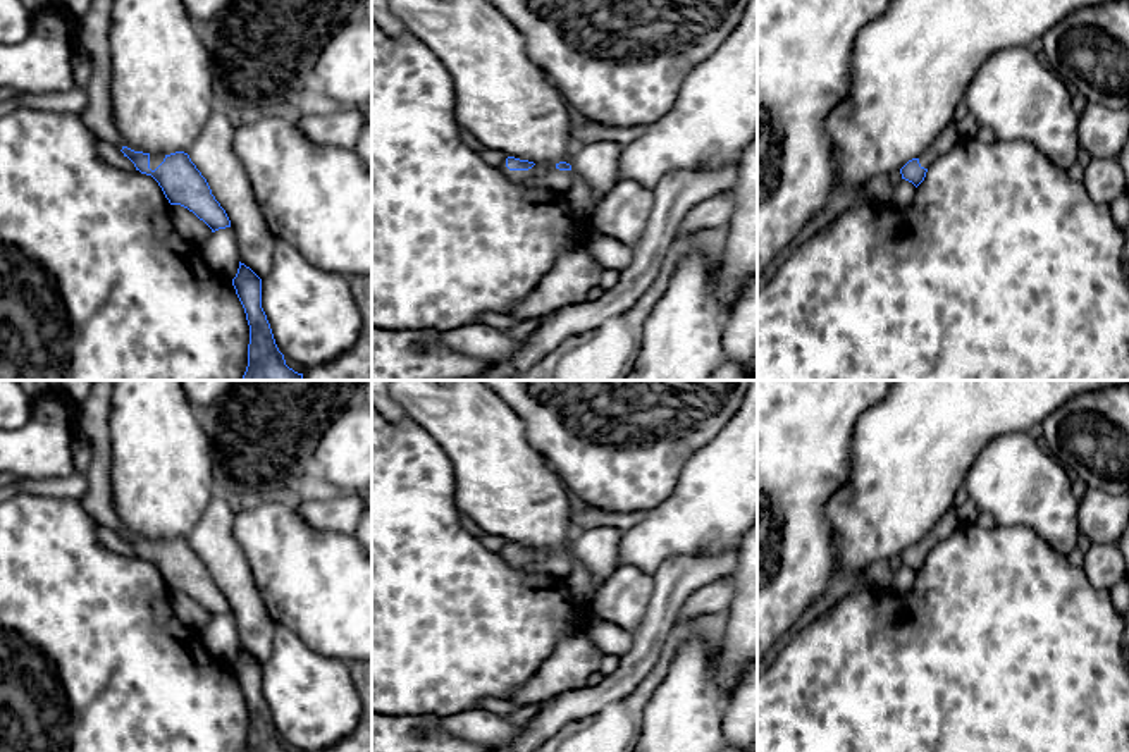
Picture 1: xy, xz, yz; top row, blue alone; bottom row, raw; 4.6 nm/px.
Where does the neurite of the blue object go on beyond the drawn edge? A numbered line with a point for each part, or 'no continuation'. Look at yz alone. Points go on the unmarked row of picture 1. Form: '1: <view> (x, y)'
1: yz (945, 527)

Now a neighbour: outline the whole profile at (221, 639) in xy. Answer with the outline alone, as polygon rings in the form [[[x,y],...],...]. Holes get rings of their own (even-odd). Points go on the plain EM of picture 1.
[[[234,613],[212,618],[200,628],[207,650],[219,661],[232,666],[239,654],[238,623]]]

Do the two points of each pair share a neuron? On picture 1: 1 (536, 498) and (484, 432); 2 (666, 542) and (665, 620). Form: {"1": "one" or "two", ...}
{"1": "one", "2": "two"}

